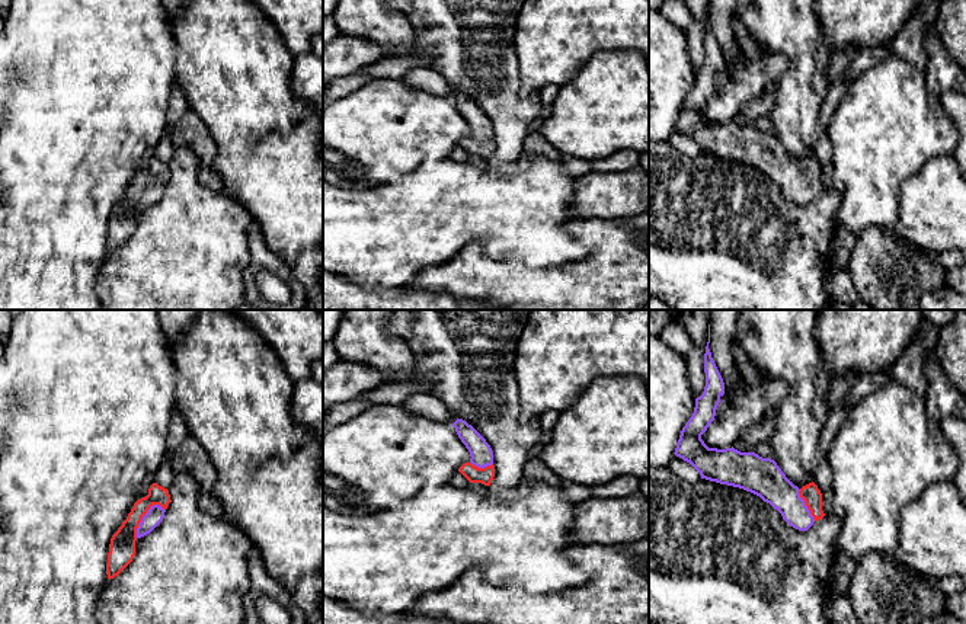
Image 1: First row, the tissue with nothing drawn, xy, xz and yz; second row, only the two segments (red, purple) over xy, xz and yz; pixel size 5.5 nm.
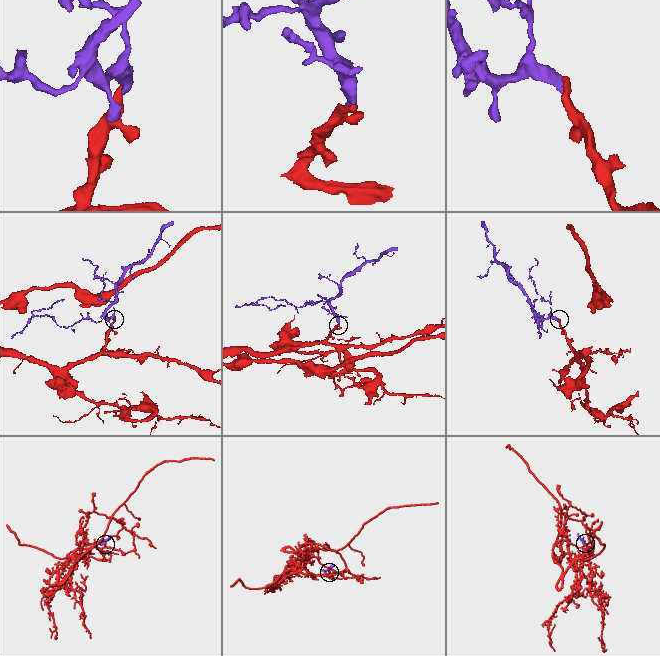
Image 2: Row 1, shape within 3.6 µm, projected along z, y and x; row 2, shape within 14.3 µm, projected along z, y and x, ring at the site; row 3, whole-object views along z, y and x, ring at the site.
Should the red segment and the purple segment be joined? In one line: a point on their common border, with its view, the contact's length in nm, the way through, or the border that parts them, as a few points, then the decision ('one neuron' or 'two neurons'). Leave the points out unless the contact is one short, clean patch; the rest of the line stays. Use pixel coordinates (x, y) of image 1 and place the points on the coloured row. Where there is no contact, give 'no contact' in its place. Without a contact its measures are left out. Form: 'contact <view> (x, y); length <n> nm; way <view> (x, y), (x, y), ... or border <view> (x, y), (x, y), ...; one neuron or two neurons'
contact xy (141, 518); length 240 nm; way xy (122, 544), (125, 536), (141, 518), (154, 515); one neuron

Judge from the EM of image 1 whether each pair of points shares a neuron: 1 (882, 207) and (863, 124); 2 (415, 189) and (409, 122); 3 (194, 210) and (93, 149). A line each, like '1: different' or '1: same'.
1: same
2: different
3: different

